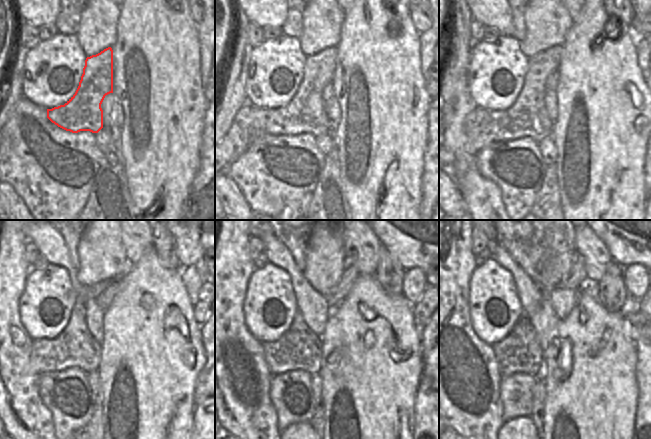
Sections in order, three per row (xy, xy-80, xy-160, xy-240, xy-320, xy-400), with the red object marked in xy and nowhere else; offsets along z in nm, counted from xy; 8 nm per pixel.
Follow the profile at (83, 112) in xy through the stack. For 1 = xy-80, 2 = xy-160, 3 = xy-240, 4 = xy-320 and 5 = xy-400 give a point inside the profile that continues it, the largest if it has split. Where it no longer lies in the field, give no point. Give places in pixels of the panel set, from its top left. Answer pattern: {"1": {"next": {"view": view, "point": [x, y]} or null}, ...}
{"1": {"next": {"view": "xy-80", "point": [304, 113]}}, "2": {"next": {"view": "xy-160", "point": [527, 117]}}, "3": {"next": {"view": "xy-240", "point": [75, 346]}}, "4": {"next": {"view": "xy-320", "point": [298, 348]}}, "5": {"next": {"view": "xy-400", "point": [519, 352]}}}

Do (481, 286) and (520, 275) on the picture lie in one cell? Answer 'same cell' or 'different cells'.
different cells

